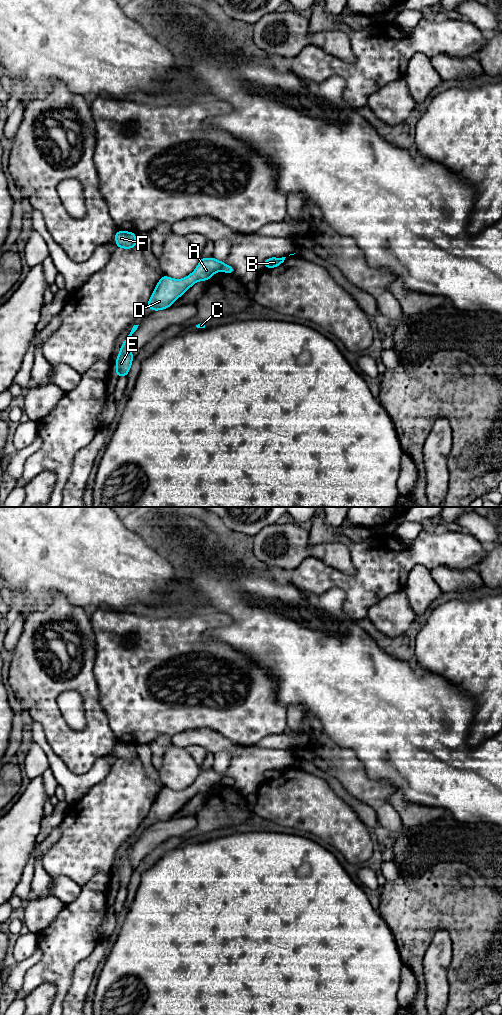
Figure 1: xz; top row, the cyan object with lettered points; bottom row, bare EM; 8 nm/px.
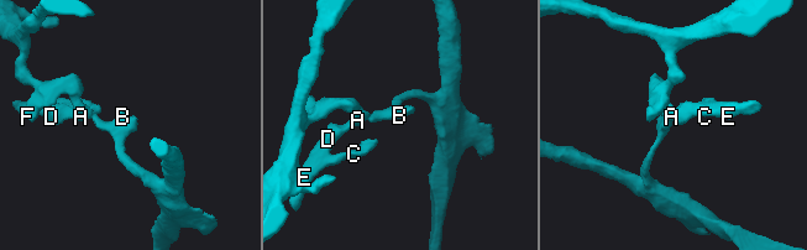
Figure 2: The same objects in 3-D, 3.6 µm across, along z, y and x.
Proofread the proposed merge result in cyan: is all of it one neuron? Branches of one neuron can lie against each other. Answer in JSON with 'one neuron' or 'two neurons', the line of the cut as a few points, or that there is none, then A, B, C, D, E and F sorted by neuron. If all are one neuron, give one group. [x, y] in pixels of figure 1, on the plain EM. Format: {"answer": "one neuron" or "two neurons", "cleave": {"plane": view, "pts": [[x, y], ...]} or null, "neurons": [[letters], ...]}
{"answer": "two neurons", "cleave": {"plane": "xz", "pts": [[225, 776], [221, 781]]}, "neurons": [["A", "C", "D", "E", "F"], ["B"]]}

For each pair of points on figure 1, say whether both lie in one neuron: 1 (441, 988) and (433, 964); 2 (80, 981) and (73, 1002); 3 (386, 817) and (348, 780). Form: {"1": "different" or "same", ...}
{"1": "same", "2": "same", "3": "same"}

